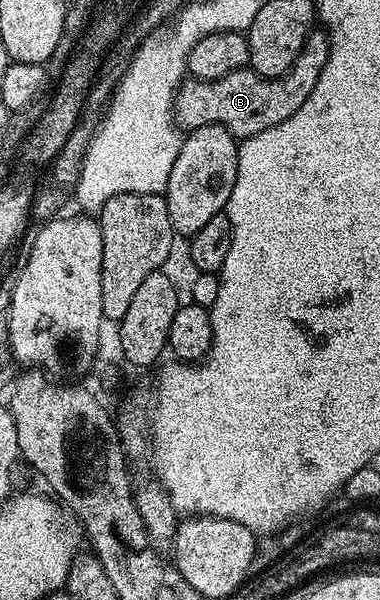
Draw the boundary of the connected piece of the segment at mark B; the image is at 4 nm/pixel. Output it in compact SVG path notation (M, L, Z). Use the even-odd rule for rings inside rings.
M314 31L306 39L306 48L283 77L262 77L253 69L237 69L215 81L183 80L174 97L173 119L183 130L205 125L222 125L236 139L252 139L276 123L284 123L312 95L320 71L330 54L330 38L325 32Z

